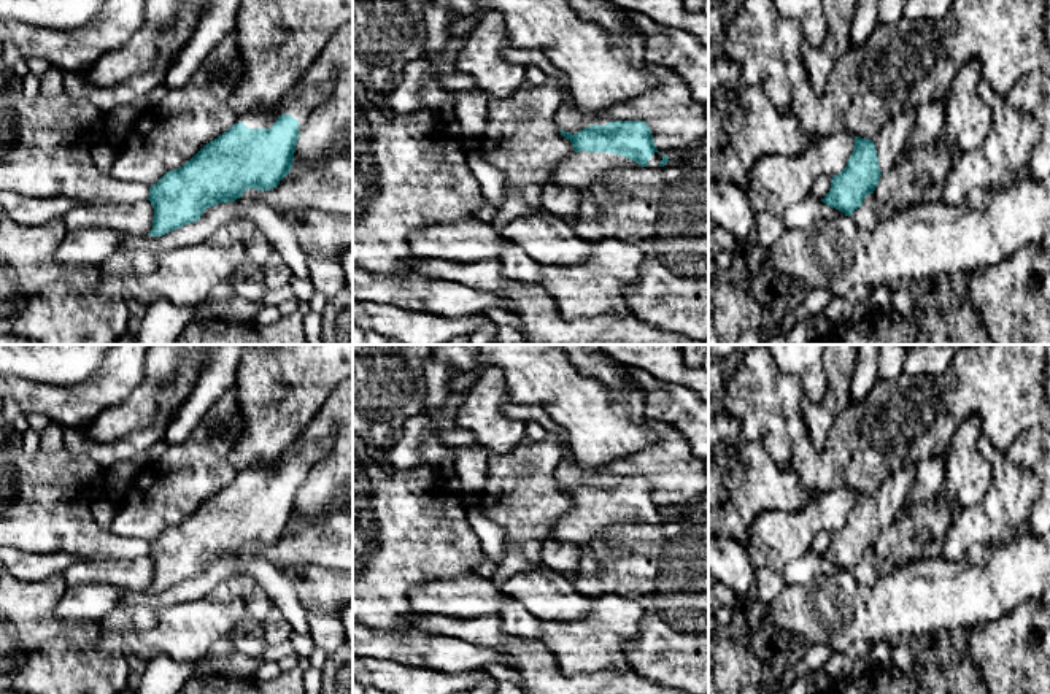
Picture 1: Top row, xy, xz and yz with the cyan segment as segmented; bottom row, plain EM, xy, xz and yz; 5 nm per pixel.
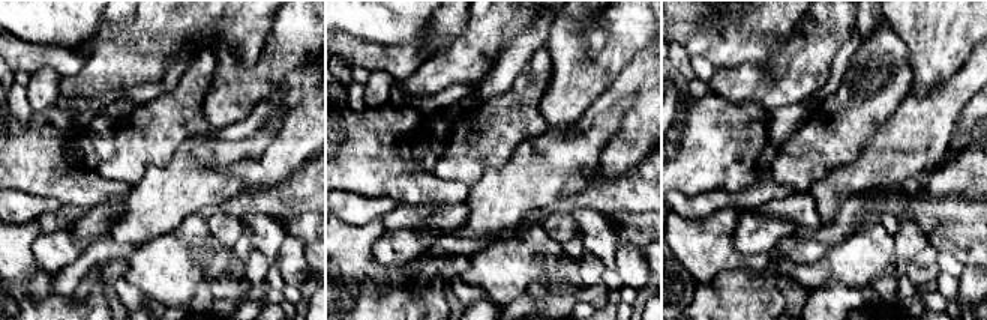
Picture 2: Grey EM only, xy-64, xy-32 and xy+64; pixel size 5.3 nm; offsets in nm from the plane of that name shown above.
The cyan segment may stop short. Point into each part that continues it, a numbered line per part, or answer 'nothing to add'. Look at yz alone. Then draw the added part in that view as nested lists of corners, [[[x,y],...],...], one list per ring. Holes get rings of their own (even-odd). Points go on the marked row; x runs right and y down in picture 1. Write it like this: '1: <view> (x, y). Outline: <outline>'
1: yz (890, 143). Outline: [[[904,108],[880,127],[874,138],[880,172],[891,172],[905,152],[905,143],[917,122],[915,108]]]

